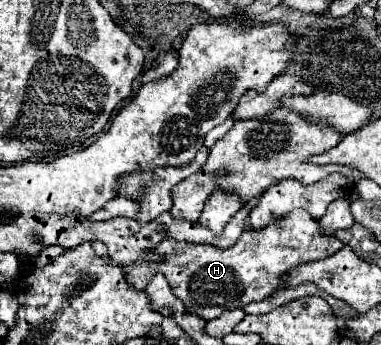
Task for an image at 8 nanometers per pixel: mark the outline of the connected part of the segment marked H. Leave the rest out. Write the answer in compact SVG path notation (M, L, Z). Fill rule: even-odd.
M292 210L262 230L244 232L228 250L204 244L176 246L176 242L162 242L156 250L164 254L164 262L148 262L146 258L140 258L140 262L122 268L128 284L138 290L148 284L148 276L164 272L172 292L186 304L186 308L204 320L212 320L224 310L244 308L250 302L268 298L284 286L284 274L290 274L290 270L300 264L324 260L336 254L342 246L344 244L336 236L324 234L318 220L306 210Z

